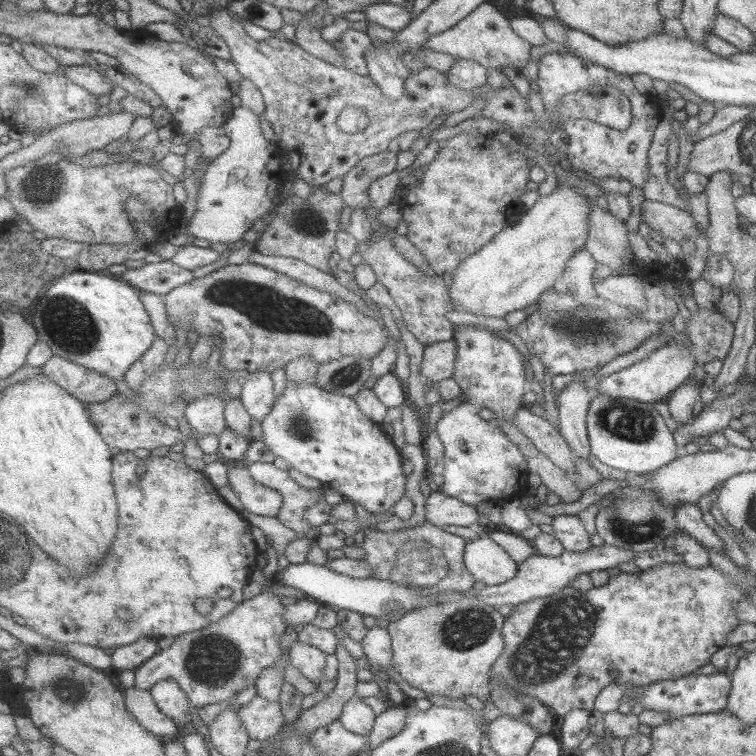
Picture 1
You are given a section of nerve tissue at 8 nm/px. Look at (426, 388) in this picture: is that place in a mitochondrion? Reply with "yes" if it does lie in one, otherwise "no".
no

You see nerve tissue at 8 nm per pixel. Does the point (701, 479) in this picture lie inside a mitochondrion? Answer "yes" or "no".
no

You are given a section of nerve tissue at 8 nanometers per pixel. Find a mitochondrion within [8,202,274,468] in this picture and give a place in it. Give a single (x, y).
(69, 325)

